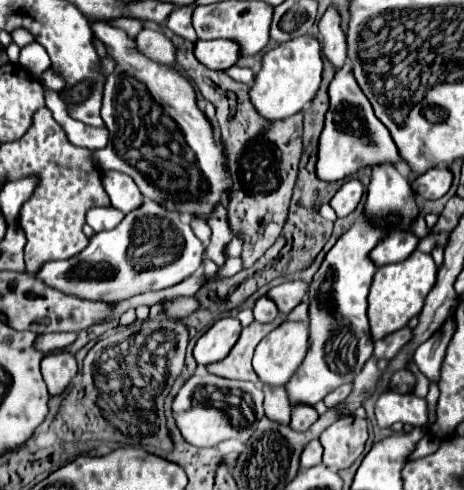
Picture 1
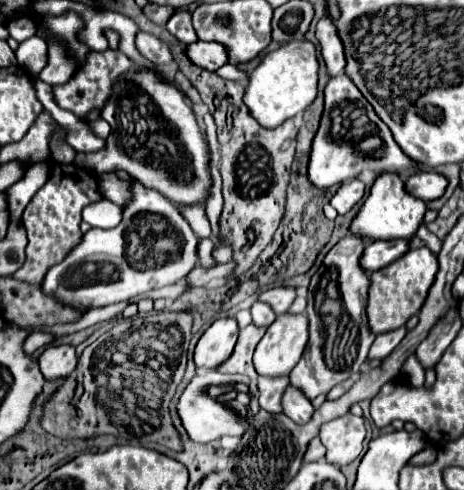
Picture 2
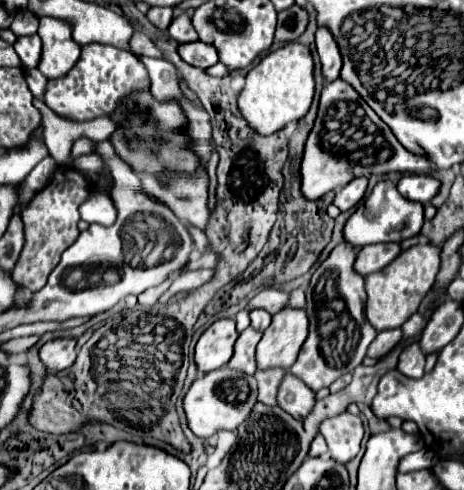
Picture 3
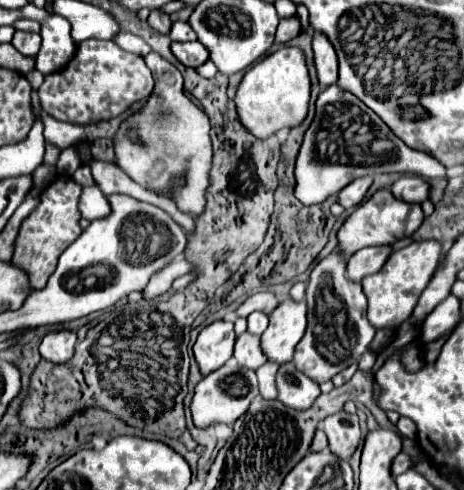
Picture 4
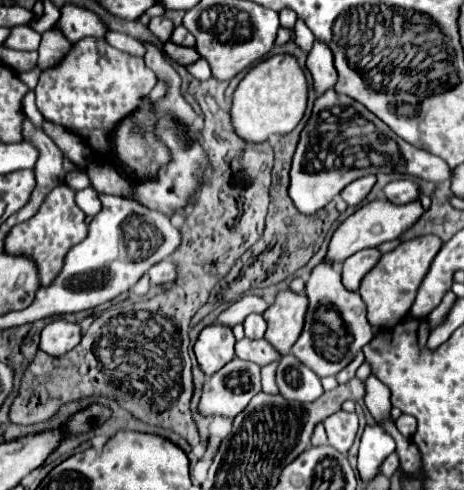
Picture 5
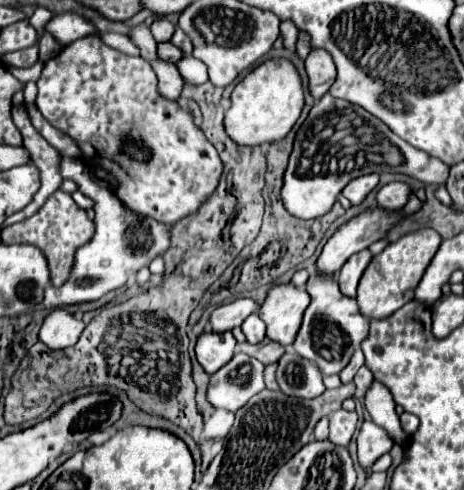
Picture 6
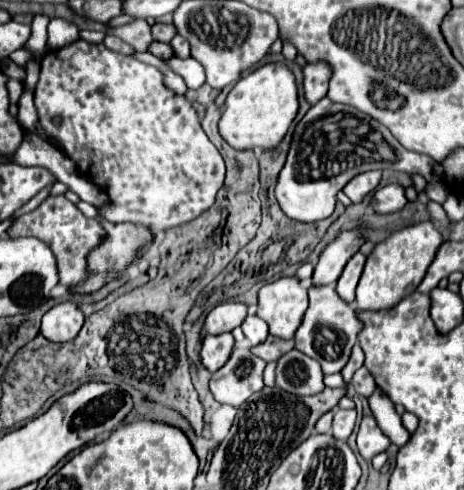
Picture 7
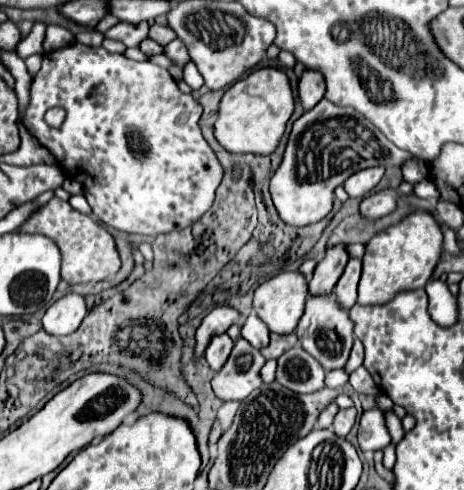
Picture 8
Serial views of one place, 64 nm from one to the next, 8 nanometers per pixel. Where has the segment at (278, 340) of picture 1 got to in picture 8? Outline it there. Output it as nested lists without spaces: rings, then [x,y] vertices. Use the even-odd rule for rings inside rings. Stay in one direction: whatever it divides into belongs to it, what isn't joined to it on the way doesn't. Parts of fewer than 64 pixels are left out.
[[[280,272],[274,278],[262,282],[254,292],[254,310],[268,324],[270,332],[292,334],[298,326],[300,316],[304,314],[304,302],[308,296],[306,280],[300,272]]]

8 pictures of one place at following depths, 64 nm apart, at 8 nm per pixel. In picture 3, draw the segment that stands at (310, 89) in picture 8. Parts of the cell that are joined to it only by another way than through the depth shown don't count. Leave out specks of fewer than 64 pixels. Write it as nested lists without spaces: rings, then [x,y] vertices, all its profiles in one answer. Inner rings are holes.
[[[318,26],[316,30],[316,48],[318,48],[318,56],[322,62],[322,74],[326,78],[326,82],[332,82],[340,76],[340,68],[342,68],[342,54],[340,48],[332,36],[332,32],[324,26]]]

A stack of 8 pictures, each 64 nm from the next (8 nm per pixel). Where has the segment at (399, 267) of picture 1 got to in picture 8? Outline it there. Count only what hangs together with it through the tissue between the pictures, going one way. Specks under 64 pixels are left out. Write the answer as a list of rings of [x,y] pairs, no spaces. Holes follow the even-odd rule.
[[[414,212],[408,220],[394,224],[376,234],[368,244],[362,262],[362,278],[358,284],[358,304],[388,304],[398,292],[424,288],[442,254],[442,232],[436,218],[428,212]]]

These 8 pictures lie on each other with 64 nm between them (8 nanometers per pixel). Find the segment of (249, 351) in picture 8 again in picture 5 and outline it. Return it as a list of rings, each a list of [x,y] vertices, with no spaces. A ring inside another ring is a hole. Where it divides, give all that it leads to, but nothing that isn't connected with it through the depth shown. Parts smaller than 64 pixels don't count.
[[[234,358],[204,382],[202,396],[198,402],[198,412],[202,416],[236,418],[258,392],[260,392],[260,366],[258,364],[246,364],[246,360]]]

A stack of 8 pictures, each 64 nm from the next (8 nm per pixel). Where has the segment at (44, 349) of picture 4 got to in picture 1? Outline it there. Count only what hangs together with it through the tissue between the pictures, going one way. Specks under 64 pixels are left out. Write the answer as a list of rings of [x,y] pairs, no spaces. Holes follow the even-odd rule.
[[[62,352],[62,354],[48,354],[42,360],[42,376],[46,380],[50,396],[62,396],[66,394],[72,378],[78,374],[78,366],[74,356]]]

